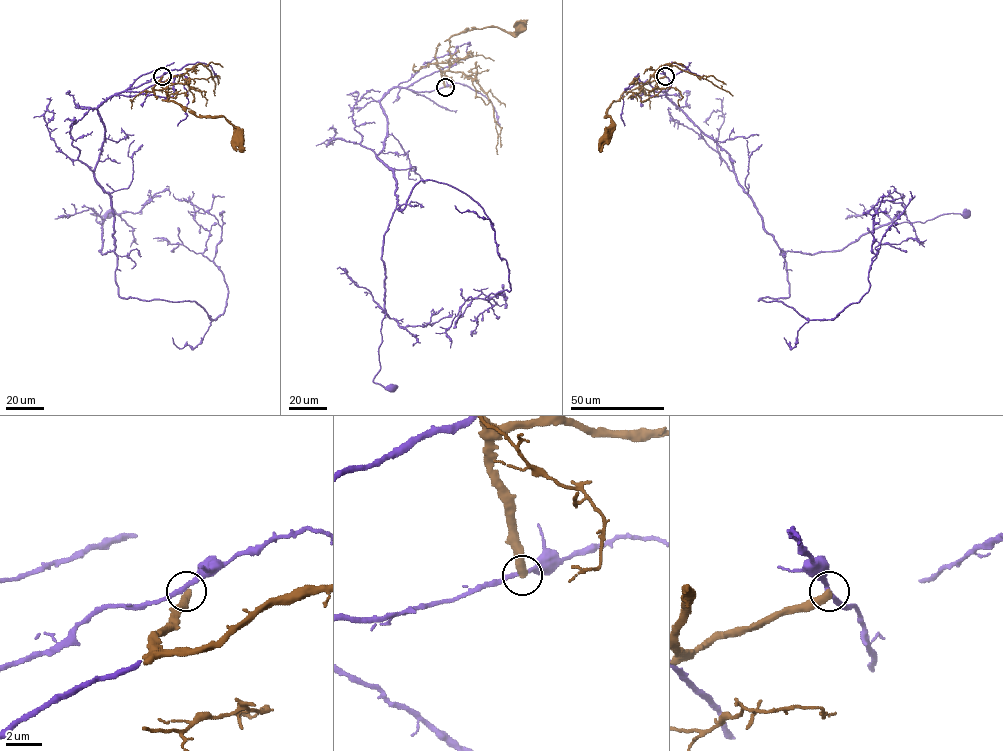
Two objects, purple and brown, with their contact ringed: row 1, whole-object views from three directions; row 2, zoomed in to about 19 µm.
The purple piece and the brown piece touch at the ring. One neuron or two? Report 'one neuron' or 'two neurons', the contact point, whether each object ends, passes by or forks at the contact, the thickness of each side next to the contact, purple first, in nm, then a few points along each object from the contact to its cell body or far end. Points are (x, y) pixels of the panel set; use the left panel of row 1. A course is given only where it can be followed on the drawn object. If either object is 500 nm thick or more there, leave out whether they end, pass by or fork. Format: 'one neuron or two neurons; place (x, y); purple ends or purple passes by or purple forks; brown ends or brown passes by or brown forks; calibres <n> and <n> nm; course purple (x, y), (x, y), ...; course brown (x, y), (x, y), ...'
two neurons; place (162, 76); purple passes by; brown ends; calibres 240 and 440 nm; course purple (162, 76), (98, 108), (95, 180), (114, 217), (114, 250), (102, 254), (103, 222), (91, 213), (109, 214); course brown (162, 76), (159, 81), (167, 84), (166, 100), (190, 109), (197, 117), (223, 116), (237, 128), (239, 139)

